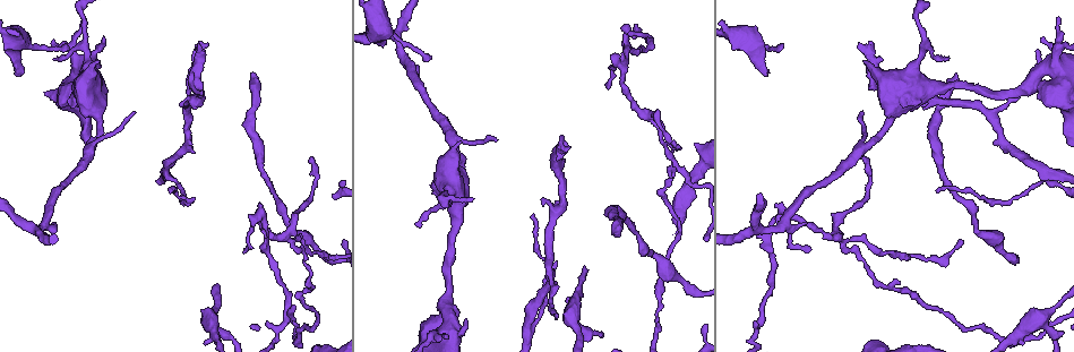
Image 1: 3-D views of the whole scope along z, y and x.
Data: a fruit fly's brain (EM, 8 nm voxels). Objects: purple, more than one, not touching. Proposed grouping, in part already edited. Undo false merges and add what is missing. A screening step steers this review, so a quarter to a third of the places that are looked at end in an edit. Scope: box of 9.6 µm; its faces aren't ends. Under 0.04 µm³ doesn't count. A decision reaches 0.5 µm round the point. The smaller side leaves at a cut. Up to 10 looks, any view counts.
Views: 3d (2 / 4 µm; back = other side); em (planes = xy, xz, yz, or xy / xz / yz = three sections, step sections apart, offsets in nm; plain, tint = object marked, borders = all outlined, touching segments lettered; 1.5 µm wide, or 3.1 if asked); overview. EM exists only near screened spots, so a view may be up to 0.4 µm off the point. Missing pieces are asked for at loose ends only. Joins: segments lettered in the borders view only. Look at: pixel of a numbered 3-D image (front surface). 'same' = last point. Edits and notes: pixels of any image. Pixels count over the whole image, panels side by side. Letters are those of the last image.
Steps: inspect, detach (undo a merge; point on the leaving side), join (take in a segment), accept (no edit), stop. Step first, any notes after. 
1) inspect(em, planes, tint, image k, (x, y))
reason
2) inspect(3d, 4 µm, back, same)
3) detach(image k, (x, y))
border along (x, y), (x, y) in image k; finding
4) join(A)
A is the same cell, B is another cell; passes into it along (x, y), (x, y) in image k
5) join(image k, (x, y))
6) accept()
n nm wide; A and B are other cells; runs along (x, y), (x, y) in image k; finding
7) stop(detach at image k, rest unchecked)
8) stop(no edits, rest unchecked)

inspect(em, planes, tint, image 1, (858, 45))
branch stops here

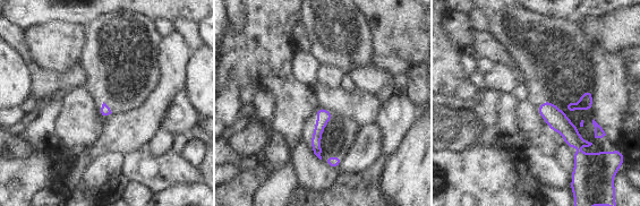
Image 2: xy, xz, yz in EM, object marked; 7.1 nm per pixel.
inspect(em, planes, borders, same)

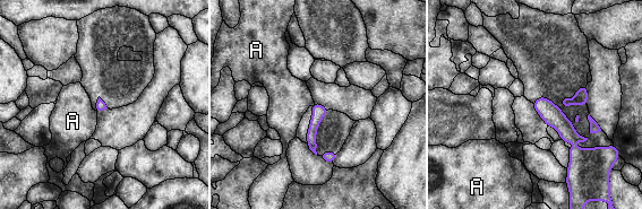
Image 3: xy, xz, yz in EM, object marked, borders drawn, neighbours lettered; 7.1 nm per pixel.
accept()
A is another cell; border along (93, 110), (96, 114) in image 3; no lettered segment goes on from it

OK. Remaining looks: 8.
inspect(em, xz, step 8, borders, image 1, (253, 72))

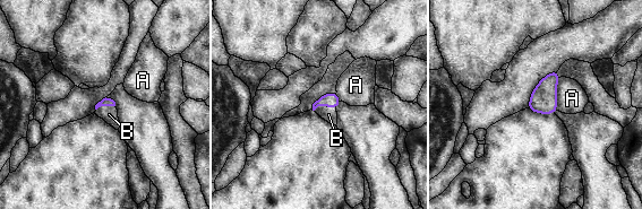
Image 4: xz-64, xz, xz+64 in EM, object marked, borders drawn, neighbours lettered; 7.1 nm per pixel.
join(B)
A touches over 240 nm; B is the same cell, A is another cell; the neuron continues

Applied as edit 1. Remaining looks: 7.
inspect(em, planes, borders, image 1, (16, 74))
an open end

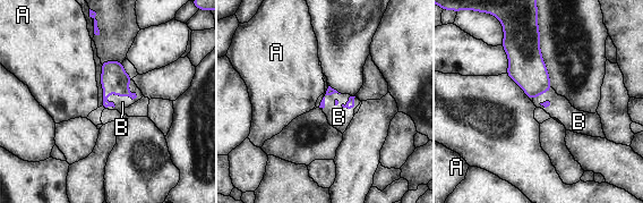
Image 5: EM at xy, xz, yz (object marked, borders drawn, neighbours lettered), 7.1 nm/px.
join(B)
B is the same cell, A is another cell; passes into it along (113, 78), (120, 96), (122, 102) in image 5; the neuron continues

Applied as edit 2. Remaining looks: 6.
inspect(em, xy, step 4, tint, image 1, (654, 252))
a narrow waist

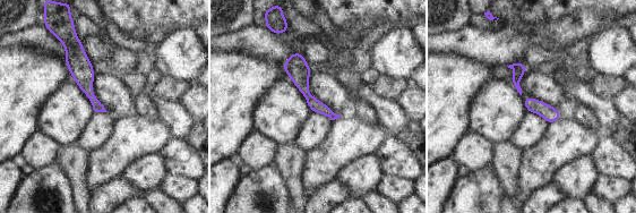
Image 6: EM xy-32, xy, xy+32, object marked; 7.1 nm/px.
inspect(em, planes, tint, same)

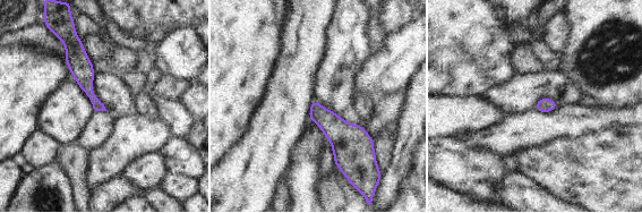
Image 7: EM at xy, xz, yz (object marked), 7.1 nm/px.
inspect(em, planes, borders, same)
see the neighbours

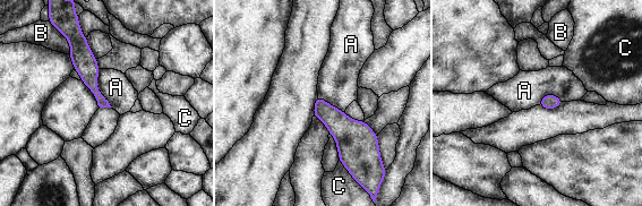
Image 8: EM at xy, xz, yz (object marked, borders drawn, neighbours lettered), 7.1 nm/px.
accept()
80 nm wide; A touches over 280 nm; A, B and C are other cells; all the same neuron

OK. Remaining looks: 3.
stop(join at image 4, join at image 5, rest unchecked)

